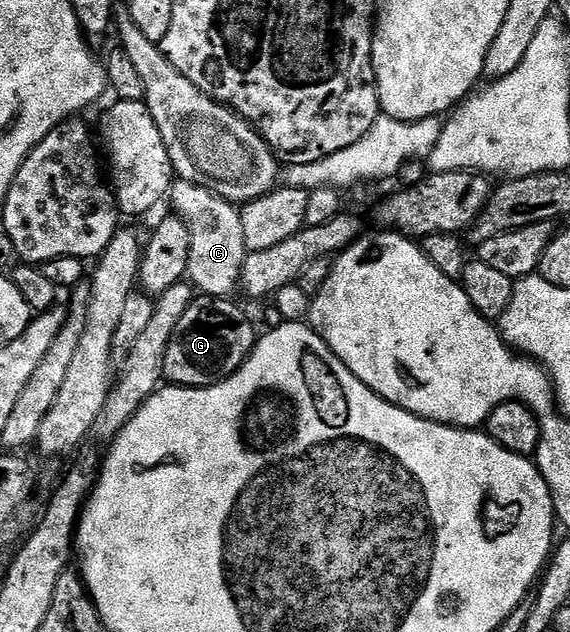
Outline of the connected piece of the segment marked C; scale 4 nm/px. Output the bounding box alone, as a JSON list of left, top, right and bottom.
[170,180,250,298]

